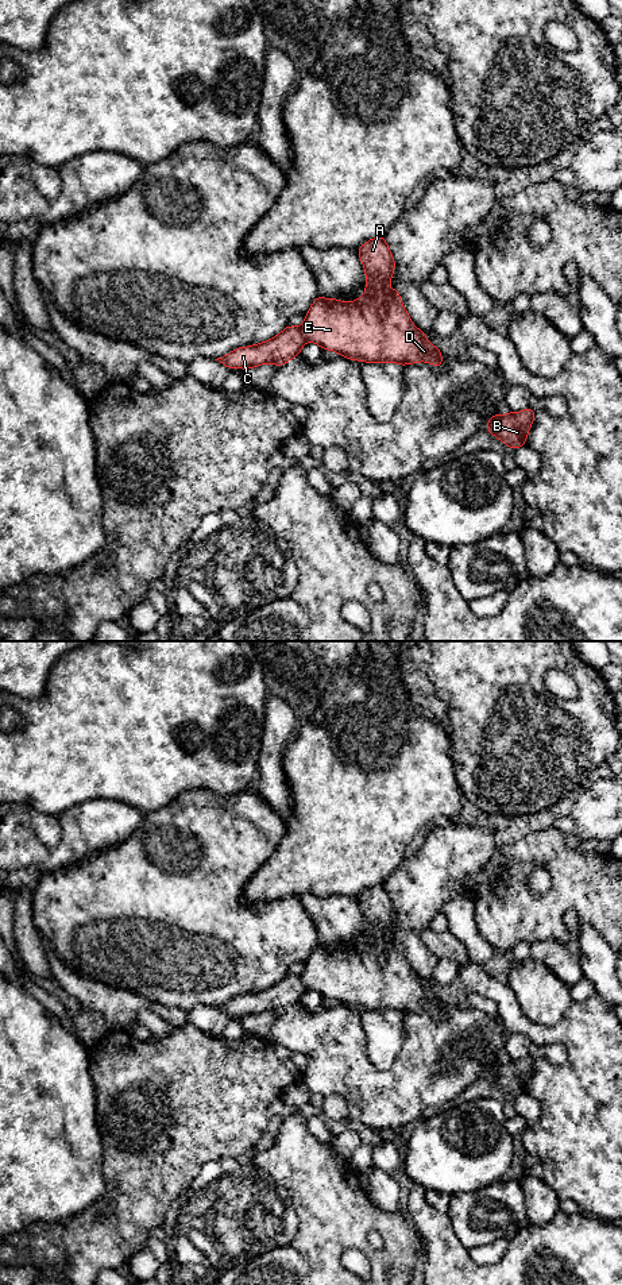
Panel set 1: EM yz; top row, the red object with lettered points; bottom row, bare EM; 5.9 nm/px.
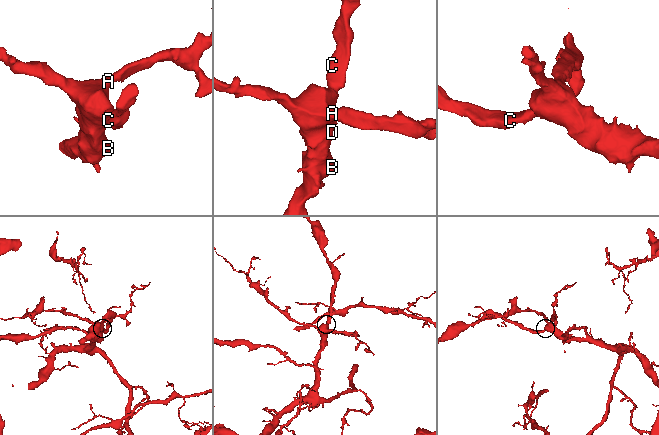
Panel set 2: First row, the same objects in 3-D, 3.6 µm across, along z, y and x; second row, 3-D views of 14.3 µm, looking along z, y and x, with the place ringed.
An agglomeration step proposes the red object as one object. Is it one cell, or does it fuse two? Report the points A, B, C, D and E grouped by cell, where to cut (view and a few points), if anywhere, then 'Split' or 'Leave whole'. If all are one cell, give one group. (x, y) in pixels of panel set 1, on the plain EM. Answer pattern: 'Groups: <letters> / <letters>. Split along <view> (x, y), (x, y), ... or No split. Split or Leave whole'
Groups: A B C D E. No split. Leave whole

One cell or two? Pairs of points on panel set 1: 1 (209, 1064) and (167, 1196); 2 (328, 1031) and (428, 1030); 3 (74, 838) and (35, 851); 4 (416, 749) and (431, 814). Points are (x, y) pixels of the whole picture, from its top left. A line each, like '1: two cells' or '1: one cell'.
1: one cell
2: one cell
3: one cell
4: one cell

